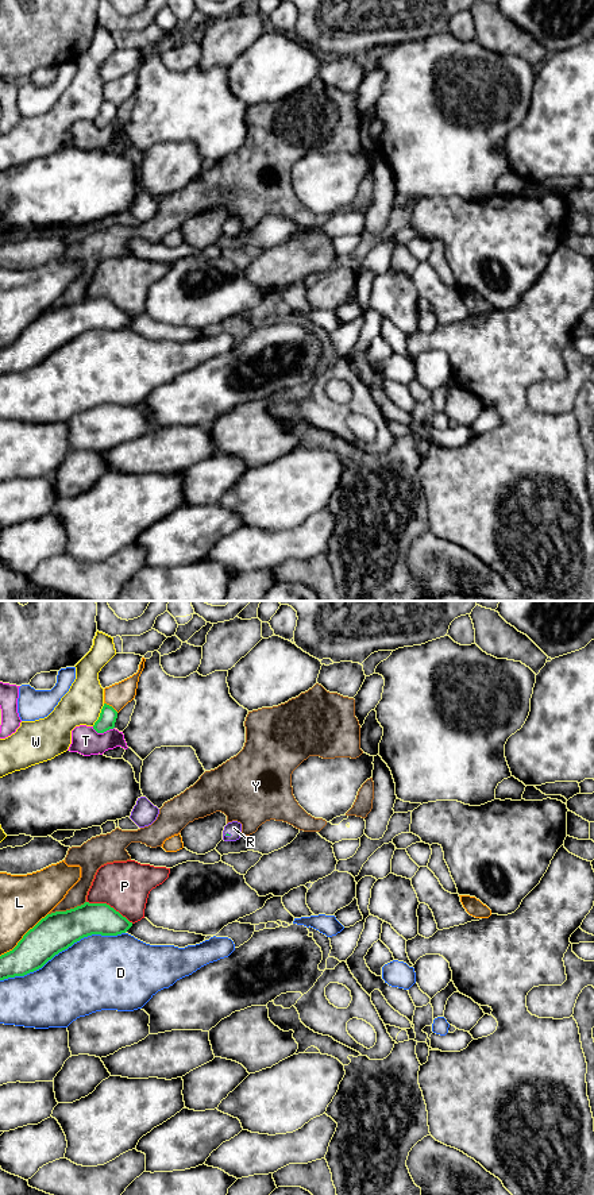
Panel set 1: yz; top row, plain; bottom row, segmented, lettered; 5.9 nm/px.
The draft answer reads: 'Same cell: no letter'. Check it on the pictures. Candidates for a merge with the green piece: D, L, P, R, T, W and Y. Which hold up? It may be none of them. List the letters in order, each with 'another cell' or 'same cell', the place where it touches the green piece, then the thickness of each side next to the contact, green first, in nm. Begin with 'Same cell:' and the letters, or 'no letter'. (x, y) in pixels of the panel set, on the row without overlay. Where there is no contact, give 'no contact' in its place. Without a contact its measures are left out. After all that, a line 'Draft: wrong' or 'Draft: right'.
Same cell: R
D: another cell | yz (62, 344) | 220/440 nm
L: another cell | yz (23, 331) | 220/300 nm
P: another cell | yz (108, 300) | 190/300 nm
R: same cell | yz (228, 230) | 20/90 nm
T: another cell | yz (103, 127) | 100/170 nm
W: another cell | yz (100, 110) | 100/240 nm
Y: another cell | yz (66, 305) | 220/110 nm
Draft: wrong

